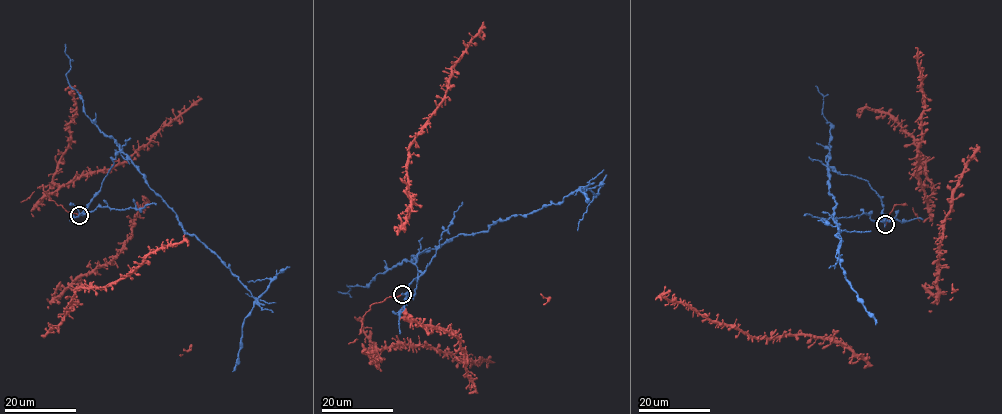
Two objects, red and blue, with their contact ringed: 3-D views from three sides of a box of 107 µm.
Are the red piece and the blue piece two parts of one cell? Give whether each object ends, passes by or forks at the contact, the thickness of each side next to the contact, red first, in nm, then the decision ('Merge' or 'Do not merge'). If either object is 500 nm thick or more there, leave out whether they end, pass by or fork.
At the ring red ends. At the ring blue ends. Thickness 140 nm (red) against 240 nm. Do not merge

